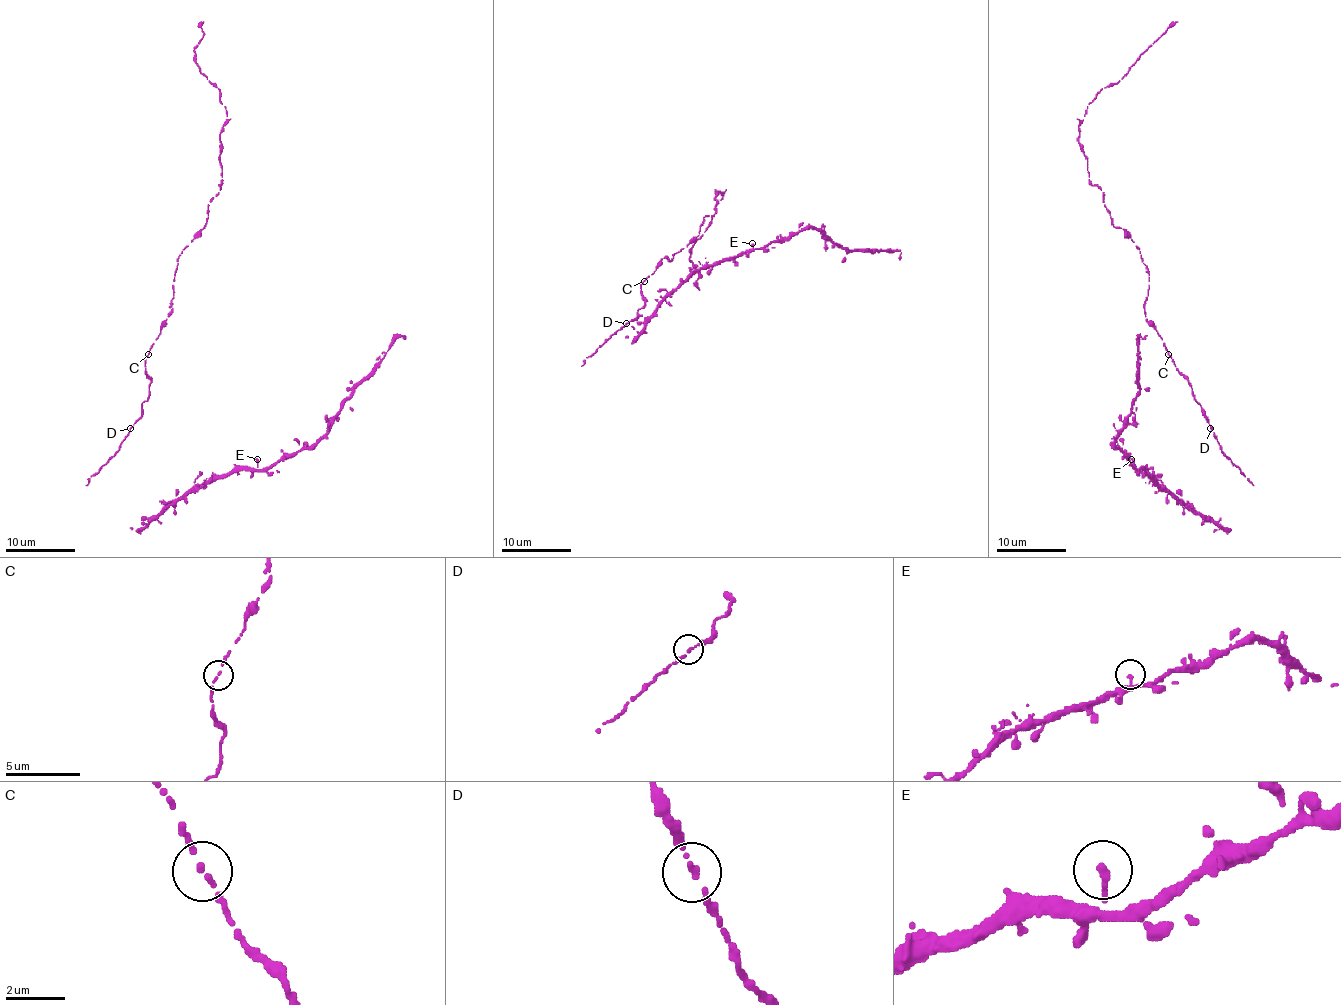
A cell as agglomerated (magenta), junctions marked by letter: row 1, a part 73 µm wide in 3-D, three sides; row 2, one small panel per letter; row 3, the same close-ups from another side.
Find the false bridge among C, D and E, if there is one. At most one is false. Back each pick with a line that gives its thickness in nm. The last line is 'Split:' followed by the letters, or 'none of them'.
Split: none of them

